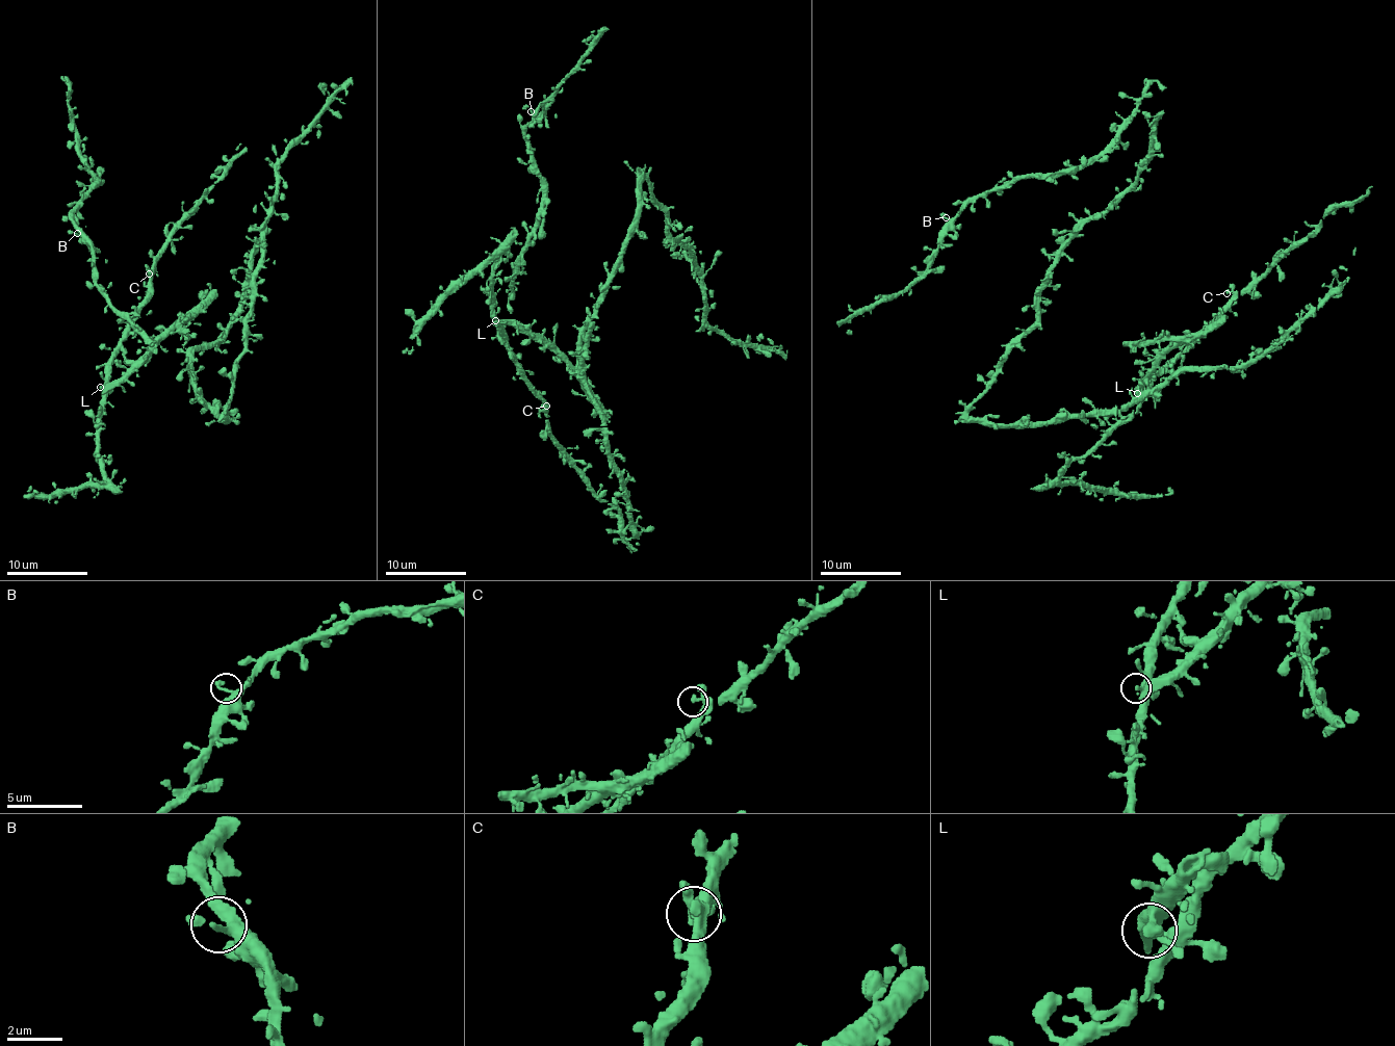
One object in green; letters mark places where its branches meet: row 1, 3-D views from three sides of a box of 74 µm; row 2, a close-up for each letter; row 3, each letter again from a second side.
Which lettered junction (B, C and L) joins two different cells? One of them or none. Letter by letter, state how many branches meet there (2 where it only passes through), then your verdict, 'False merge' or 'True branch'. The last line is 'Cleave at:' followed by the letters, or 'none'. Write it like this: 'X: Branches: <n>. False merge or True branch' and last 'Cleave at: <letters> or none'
B: Branches: 2. True branch
C: Branches: 2. True branch
L: Branches: 2. False merge
Cleave at: L

